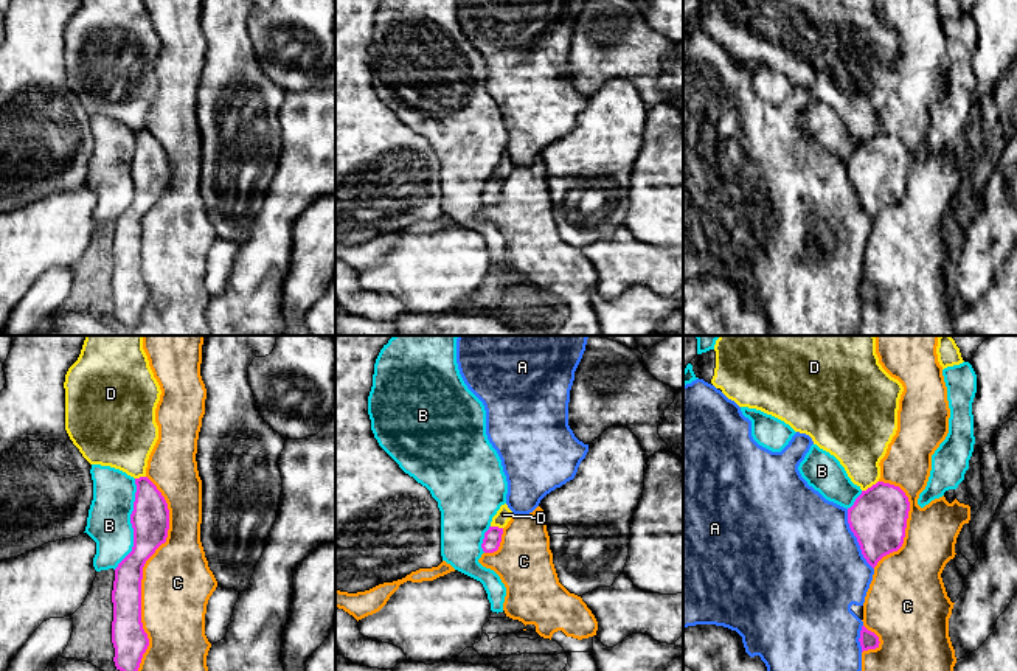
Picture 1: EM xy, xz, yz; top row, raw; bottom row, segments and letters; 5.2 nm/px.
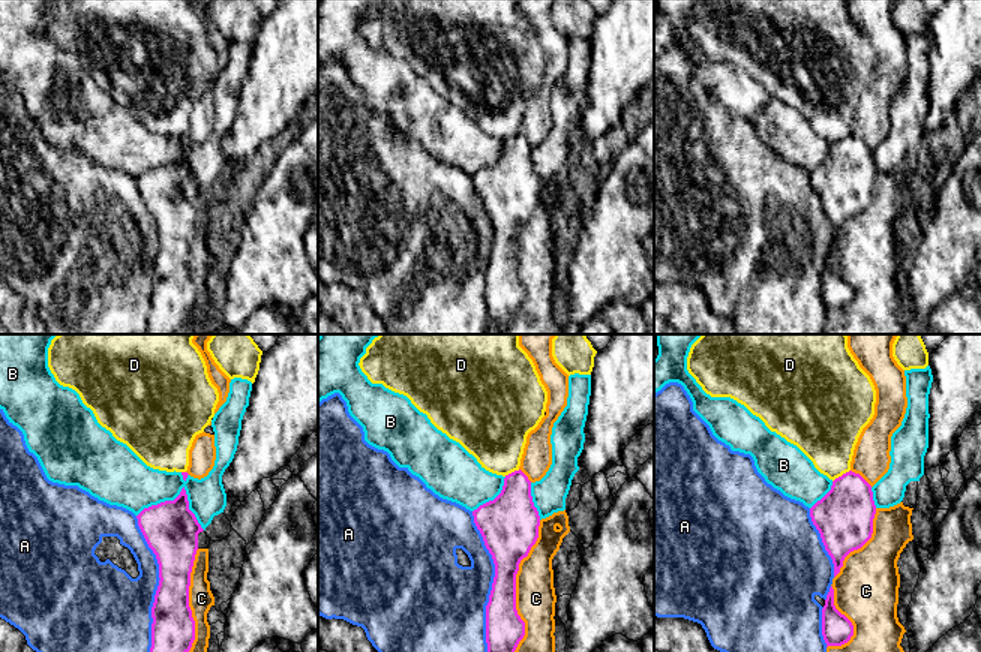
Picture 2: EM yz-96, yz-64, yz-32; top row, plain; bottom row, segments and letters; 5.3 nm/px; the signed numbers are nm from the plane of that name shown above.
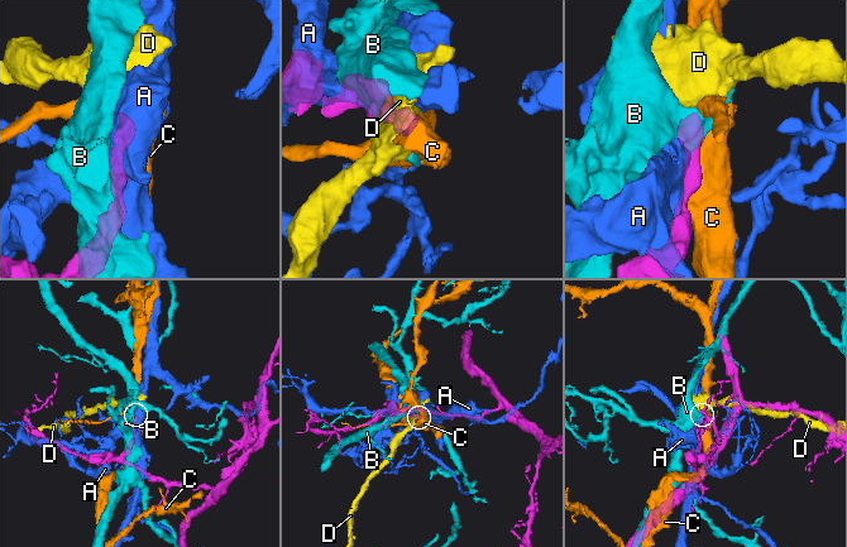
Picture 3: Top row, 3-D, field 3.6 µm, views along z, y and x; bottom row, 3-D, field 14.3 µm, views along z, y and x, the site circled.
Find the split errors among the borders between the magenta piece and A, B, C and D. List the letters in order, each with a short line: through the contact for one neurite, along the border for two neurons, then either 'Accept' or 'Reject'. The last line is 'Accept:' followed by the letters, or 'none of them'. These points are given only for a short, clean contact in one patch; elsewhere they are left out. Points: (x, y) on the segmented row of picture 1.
A: Reject
B: Reject
C: Reject
D: Line: yz (878, 480), (862, 491). Reject
Accept: none of them

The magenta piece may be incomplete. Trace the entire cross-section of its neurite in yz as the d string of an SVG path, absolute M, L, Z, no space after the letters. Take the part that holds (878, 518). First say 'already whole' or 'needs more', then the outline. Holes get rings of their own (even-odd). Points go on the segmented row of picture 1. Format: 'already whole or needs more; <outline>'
already whole; M877 482L848 508L848 523L866 562L877 562L897 551L905 537L910 502L894 485Z

